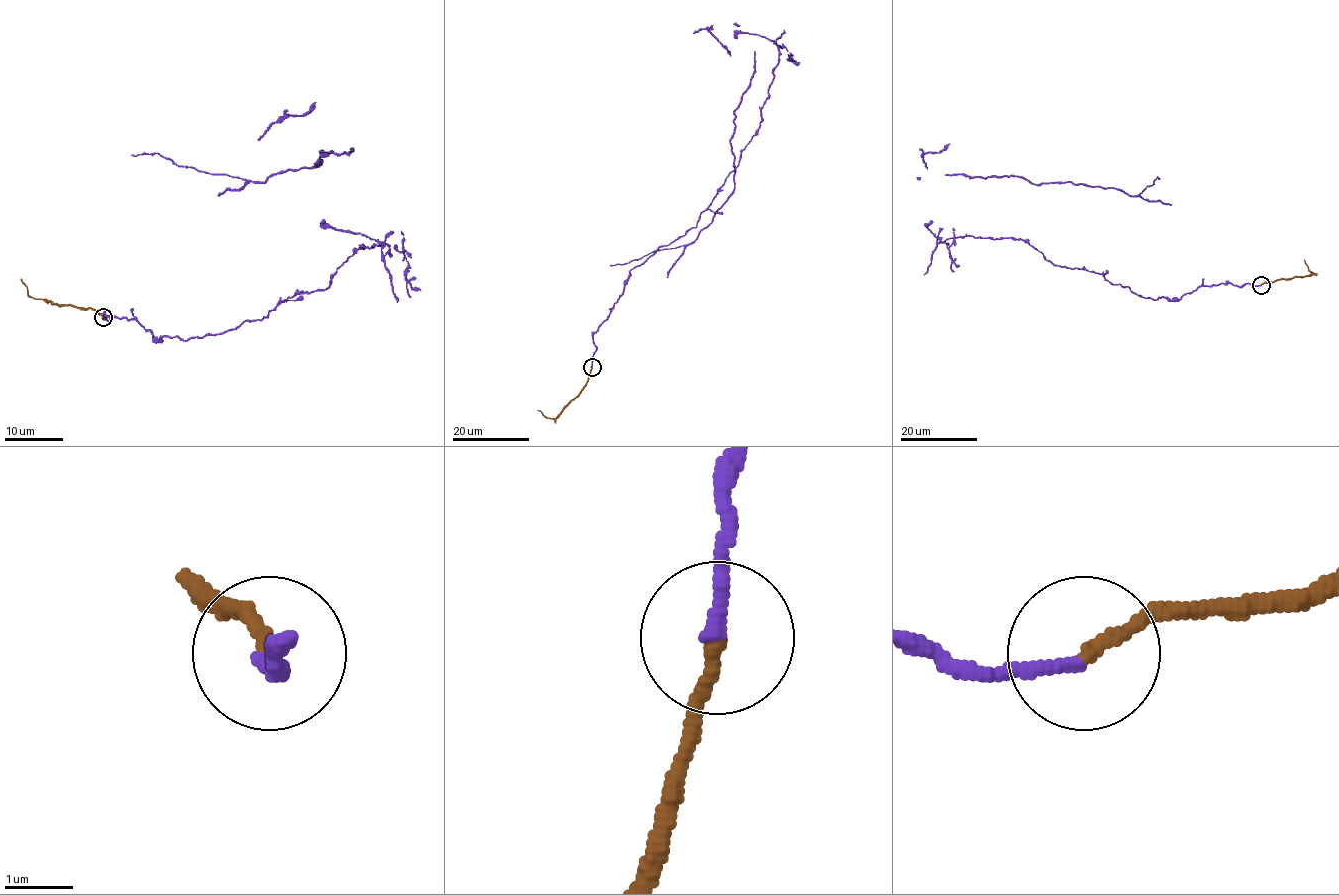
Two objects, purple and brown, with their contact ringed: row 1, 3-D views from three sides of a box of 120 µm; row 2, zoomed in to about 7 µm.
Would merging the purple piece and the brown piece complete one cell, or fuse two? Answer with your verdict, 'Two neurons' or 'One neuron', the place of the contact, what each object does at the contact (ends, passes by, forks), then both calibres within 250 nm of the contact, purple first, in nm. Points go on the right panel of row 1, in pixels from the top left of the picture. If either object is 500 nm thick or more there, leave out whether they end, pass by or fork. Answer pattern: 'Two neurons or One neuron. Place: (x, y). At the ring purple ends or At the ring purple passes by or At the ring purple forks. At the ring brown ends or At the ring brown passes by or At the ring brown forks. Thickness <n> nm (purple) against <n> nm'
Two neurons. Place: (1261, 285). At the ring purple ends. At the ring brown ends. Thickness 200 nm (purple) against 220 nm

